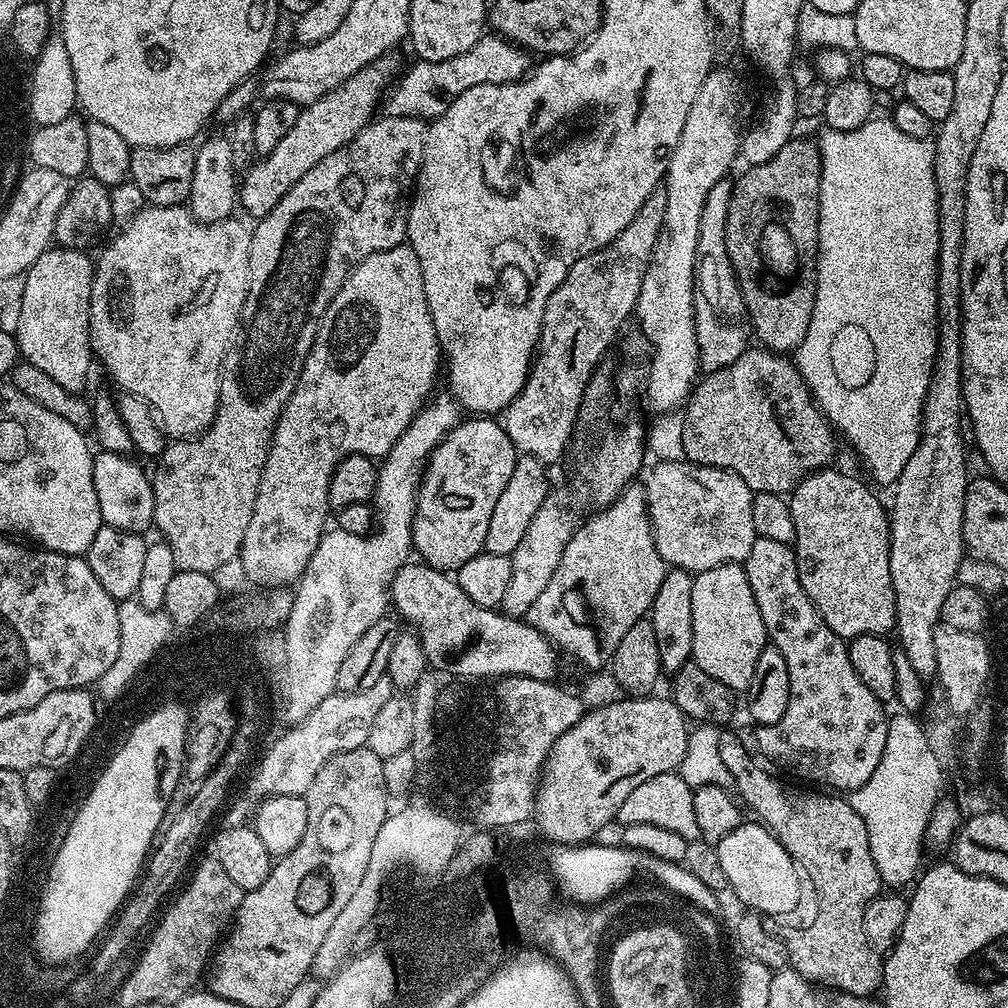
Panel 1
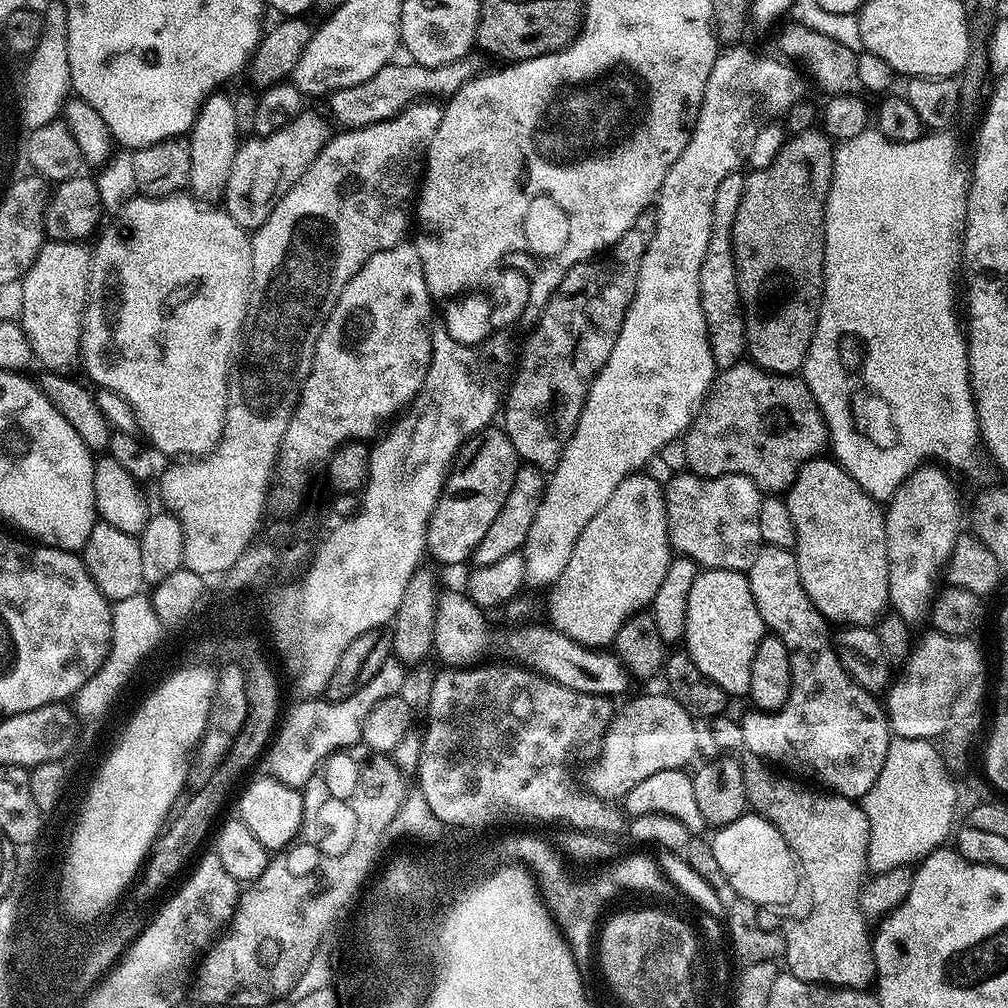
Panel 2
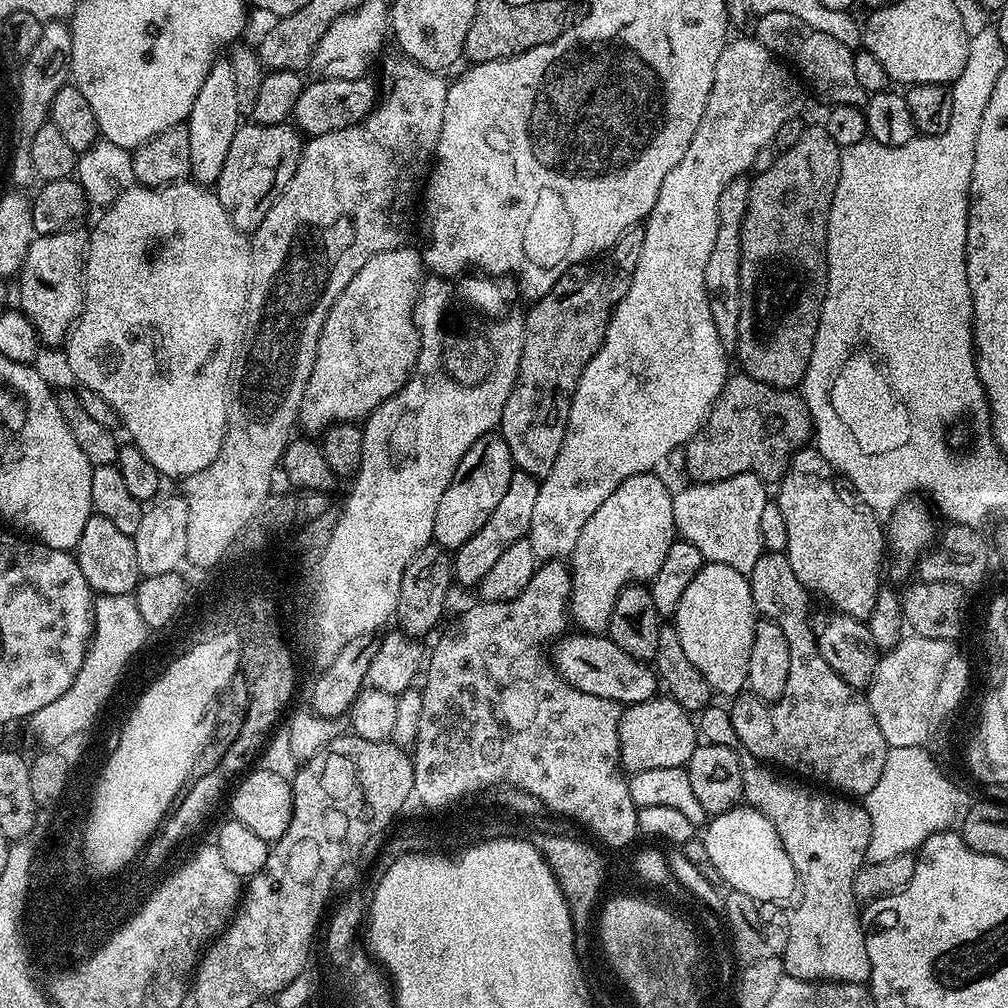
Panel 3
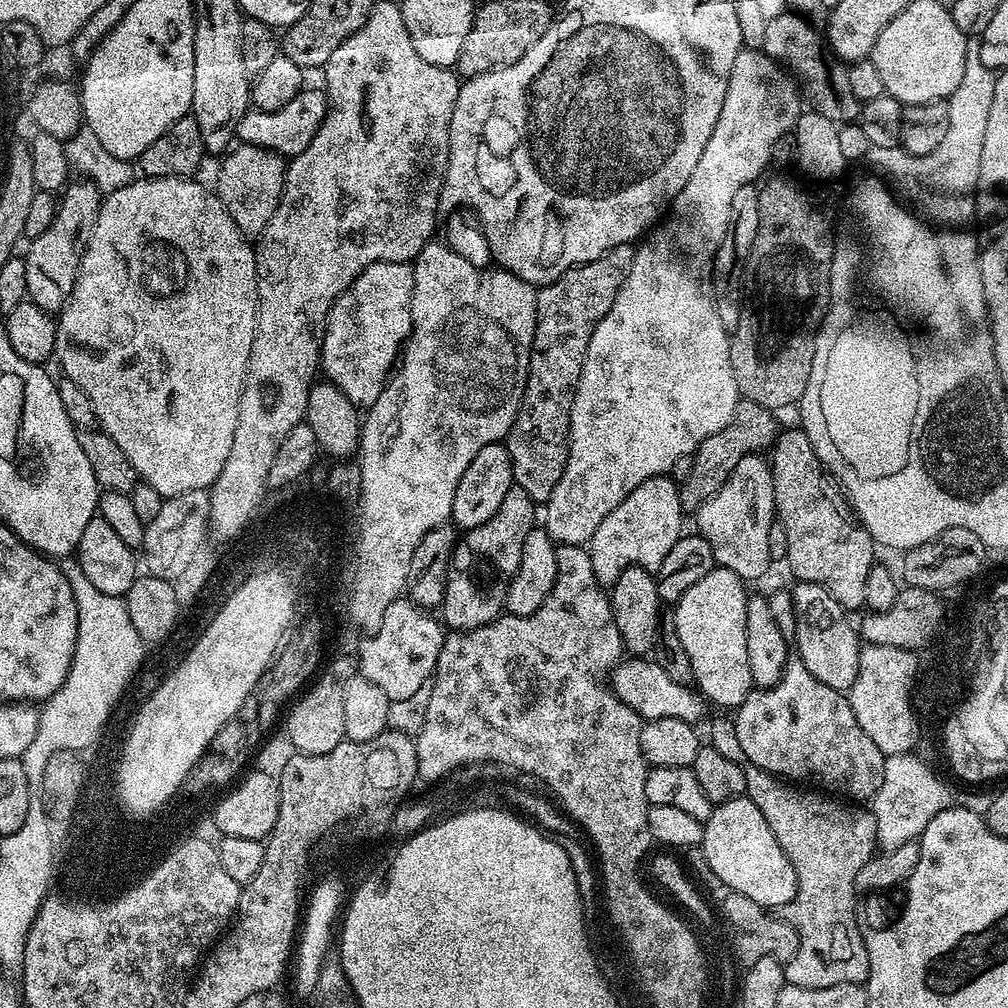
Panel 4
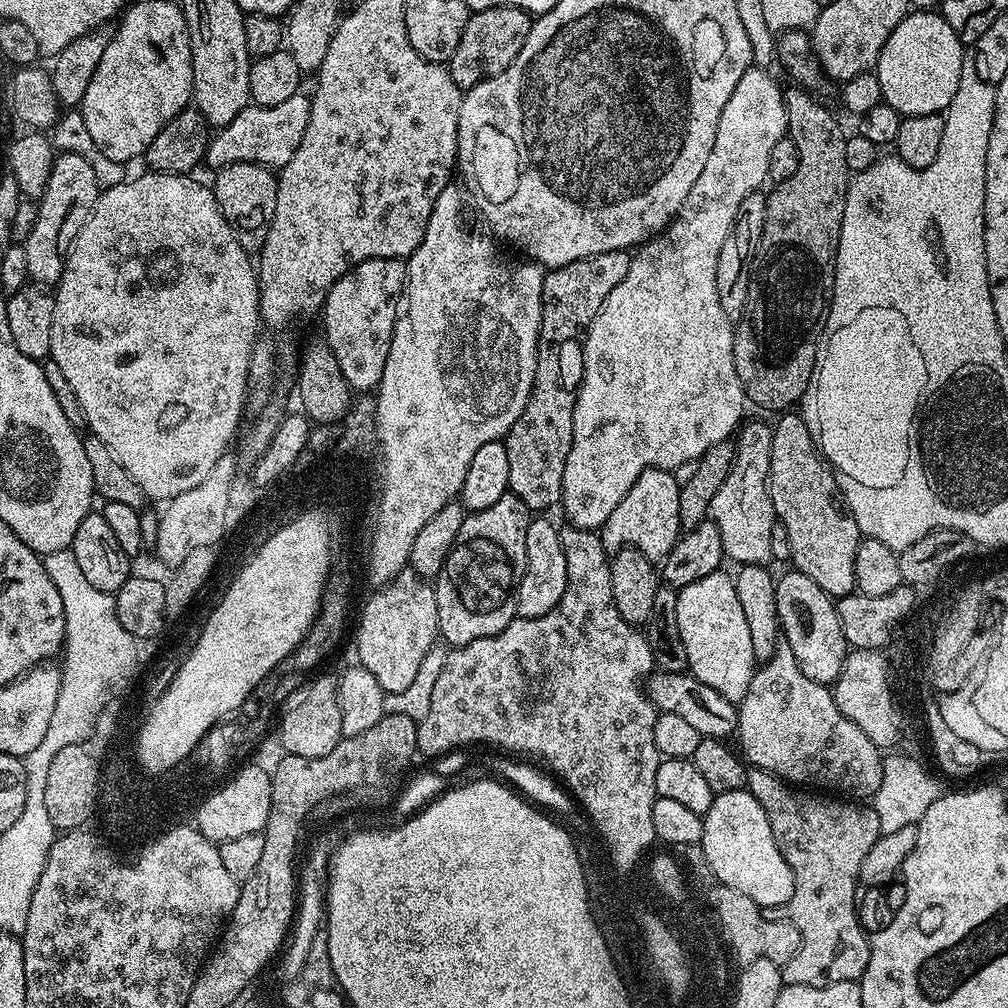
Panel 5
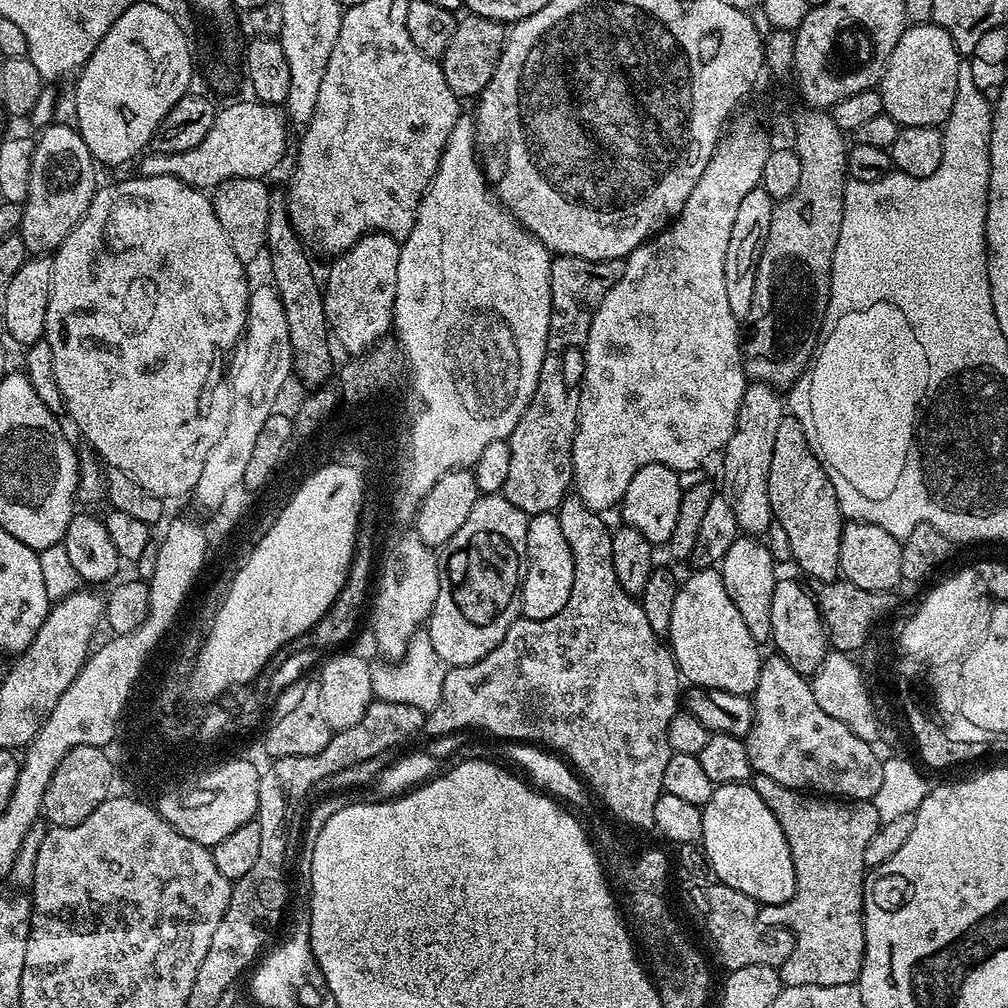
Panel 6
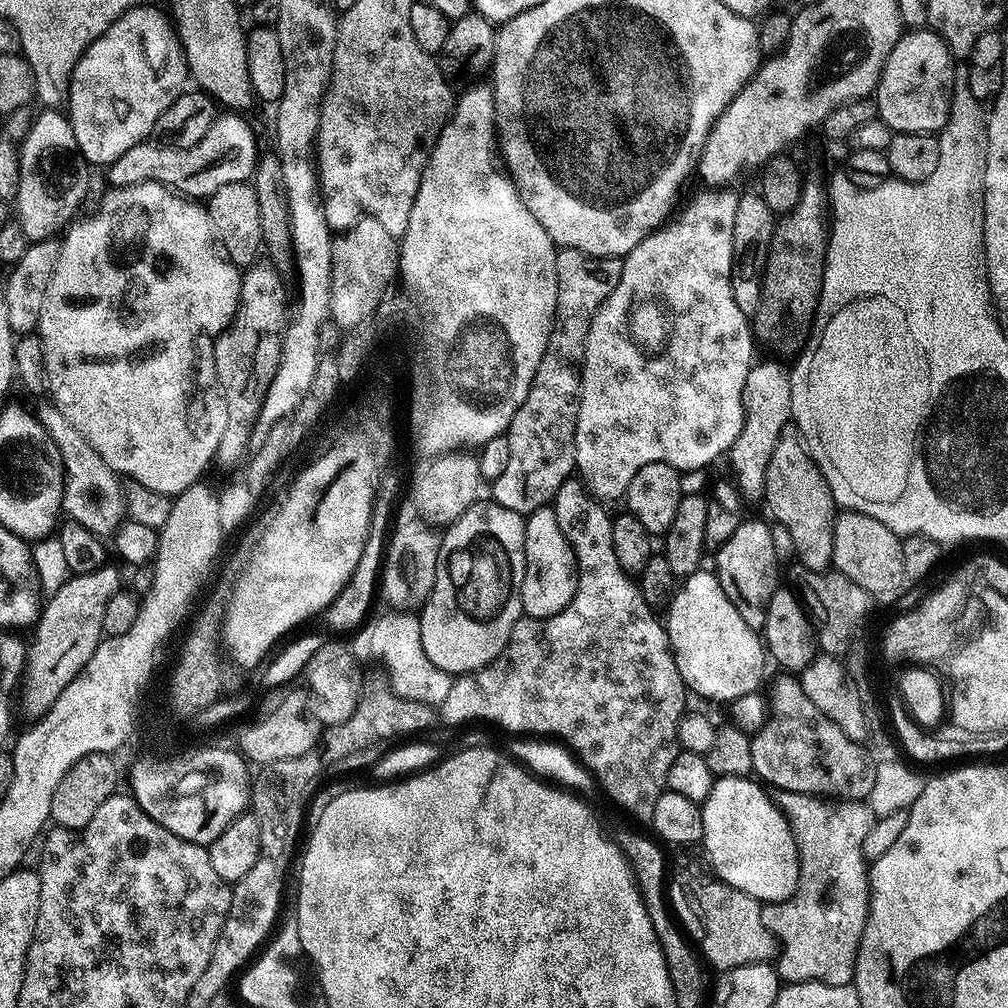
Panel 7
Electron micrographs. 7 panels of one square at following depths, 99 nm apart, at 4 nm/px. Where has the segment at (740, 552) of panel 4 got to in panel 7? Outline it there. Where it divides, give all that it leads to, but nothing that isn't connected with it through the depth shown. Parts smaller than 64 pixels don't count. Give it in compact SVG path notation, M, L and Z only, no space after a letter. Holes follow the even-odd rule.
M757 359L746 374L746 386L742 386L744 421L742 430L730 449L732 472L736 475L735 487L738 492L740 487L739 495L745 501L746 499L759 501L763 497L766 486L766 466L770 466L770 454L774 454L774 446L792 415L791 385L789 369L783 368L776 360Z

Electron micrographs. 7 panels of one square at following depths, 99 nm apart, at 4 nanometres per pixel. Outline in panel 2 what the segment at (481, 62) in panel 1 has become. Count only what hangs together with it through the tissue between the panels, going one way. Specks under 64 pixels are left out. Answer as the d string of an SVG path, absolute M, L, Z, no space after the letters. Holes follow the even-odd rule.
M467 59L459 60L446 66L434 66L427 68L421 64L403 62L396 64L390 62L374 74L366 82L358 82L358 86L349 88L337 88L335 92L328 93L326 103L328 103L328 112L332 115L332 120L344 130L353 128L365 128L371 124L377 124L383 120L388 120L396 116L404 107L407 107L412 101L420 98L447 98L453 96L464 83L473 75L474 69L468 65Z

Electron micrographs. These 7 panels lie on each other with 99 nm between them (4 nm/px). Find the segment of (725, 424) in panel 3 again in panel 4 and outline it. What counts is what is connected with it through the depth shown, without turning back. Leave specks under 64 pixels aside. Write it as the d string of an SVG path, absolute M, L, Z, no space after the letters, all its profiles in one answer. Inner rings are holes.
M744 400L737 404L732 421L721 432L706 438L697 446L693 455L690 478L679 485L680 507L685 513L696 513L728 481L734 466L738 466L738 462L742 462L744 456L760 454L771 449L778 435L776 420L772 416L775 416L773 409L763 408L754 402Z

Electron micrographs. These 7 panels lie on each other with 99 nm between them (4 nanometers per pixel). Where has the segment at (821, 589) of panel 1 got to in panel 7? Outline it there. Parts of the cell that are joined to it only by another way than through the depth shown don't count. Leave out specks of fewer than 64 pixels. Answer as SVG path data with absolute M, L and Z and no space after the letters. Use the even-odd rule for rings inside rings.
M789 422L782 430L778 442L774 446L774 454L770 454L770 466L766 466L766 486L762 497L763 503L768 503L772 511L771 519L775 523L786 526L790 539L794 541L795 559L800 568L809 568L812 572L825 571L832 564L834 522L838 515L838 505L828 489L826 478L820 472L820 465L812 461L812 455L804 447L796 425Z

